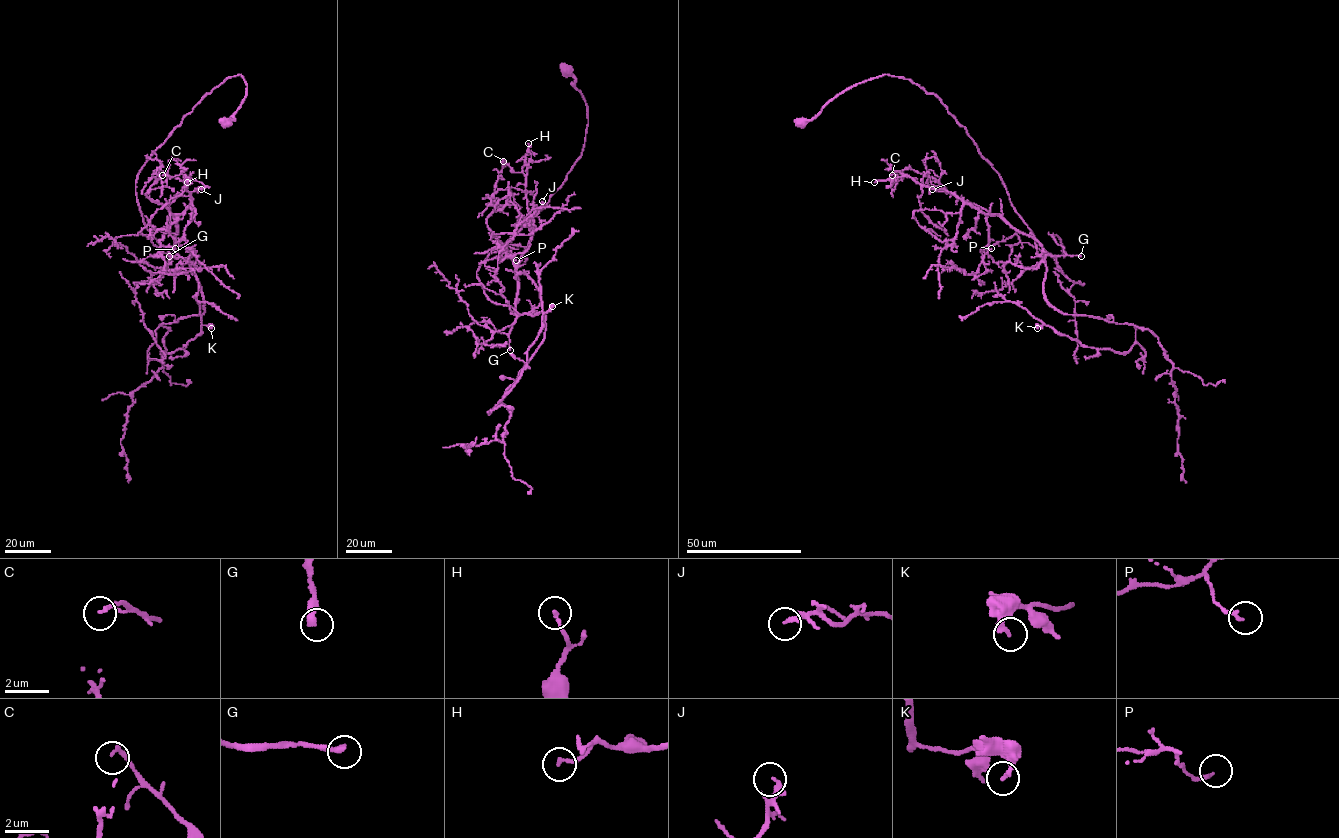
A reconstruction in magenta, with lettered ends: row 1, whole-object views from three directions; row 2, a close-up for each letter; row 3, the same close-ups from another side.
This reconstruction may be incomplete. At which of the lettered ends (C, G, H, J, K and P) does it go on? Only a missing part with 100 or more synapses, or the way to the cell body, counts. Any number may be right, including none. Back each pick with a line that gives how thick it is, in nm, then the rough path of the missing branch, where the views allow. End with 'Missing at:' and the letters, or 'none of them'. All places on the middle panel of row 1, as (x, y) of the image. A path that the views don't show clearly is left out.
G: 280 nm | (510, 350), (509, 369), (514, 384), (524, 387), (524, 377), (509, 373), (493, 364), (495, 362)
Missing at: G

